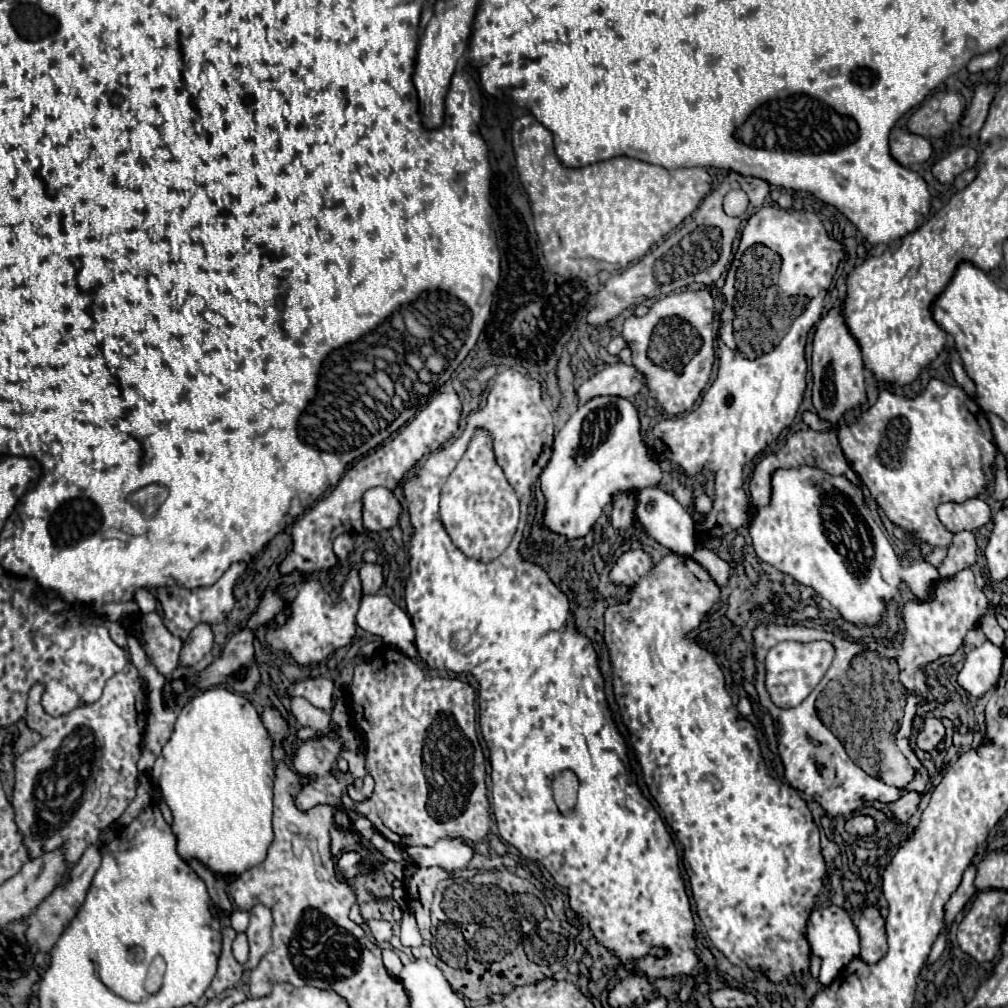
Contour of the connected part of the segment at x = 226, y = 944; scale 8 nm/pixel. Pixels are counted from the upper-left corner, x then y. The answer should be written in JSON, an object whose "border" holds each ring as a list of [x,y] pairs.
{"border":[[[225,927],[223,929],[223,951],[221,951],[221,957],[219,957],[219,969],[217,969],[215,979],[213,979],[211,987],[207,989],[203,1001],[217,997],[221,991],[235,987],[241,981],[245,965],[237,963],[233,959],[233,955],[231,955],[231,943],[233,943],[233,939],[235,939],[233,927]]]}

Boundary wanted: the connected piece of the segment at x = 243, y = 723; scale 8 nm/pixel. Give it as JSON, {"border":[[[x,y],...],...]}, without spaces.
{"border":[[[217,687],[203,691],[183,707],[175,721],[171,739],[163,745],[159,757],[159,761],[163,761],[163,769],[155,779],[155,787],[171,809],[171,831],[177,837],[177,853],[183,861],[189,863],[191,859],[197,859],[209,871],[221,873],[223,877],[231,877],[235,873],[241,875],[265,861],[267,847],[273,841],[271,799],[275,763],[272,751],[271,737],[263,727],[257,709],[243,695]]]}

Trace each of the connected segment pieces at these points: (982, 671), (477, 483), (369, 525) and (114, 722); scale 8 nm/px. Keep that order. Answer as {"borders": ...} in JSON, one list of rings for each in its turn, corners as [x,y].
{"borders":[[[[985,641],[981,647],[969,651],[963,669],[957,675],[959,687],[963,687],[973,697],[981,697],[983,693],[987,693],[1001,675],[1003,657],[1003,649],[993,645],[991,641]]],[[[485,431],[475,433],[469,449],[443,485],[439,517],[453,545],[471,559],[489,563],[511,543],[519,523],[519,501],[513,487],[507,483],[503,469],[495,463],[491,437]]],[[[373,487],[363,495],[363,525],[367,531],[391,529],[399,523],[401,503],[385,487]]],[[[129,663],[123,671],[115,673],[115,677],[111,677],[111,679],[107,681],[107,685],[105,685],[105,689],[103,689],[103,697],[101,697],[97,703],[85,705],[85,707],[77,707],[75,711],[71,711],[69,715],[63,715],[63,717],[51,717],[51,715],[47,715],[47,713],[41,709],[41,703],[39,703],[41,693],[43,693],[43,685],[39,685],[39,683],[33,685],[33,689],[31,689],[31,693],[29,693],[29,703],[27,703],[27,713],[29,713],[29,715],[27,715],[27,727],[33,729],[33,731],[37,731],[37,733],[41,735],[41,741],[39,741],[37,745],[33,745],[31,749],[27,749],[23,755],[19,755],[19,757],[15,759],[15,787],[13,787],[13,801],[11,801],[11,803],[13,803],[13,811],[15,811],[15,823],[17,823],[19,833],[23,835],[23,845],[27,845],[27,851],[29,851],[31,857],[41,857],[45,851],[53,851],[55,847],[65,847],[65,859],[67,859],[69,863],[77,863],[79,857],[81,857],[81,853],[83,853],[89,845],[97,843],[97,835],[99,835],[103,829],[107,829],[107,827],[129,807],[129,803],[135,799],[137,759],[139,759],[139,753],[141,753],[139,745],[141,745],[141,739],[143,739],[143,731],[141,731],[141,727],[139,727],[139,723],[137,723],[137,717],[139,717],[139,713],[145,713],[137,701],[139,701],[139,695],[143,693],[143,677],[141,677],[141,675],[137,673],[137,669]]]]}

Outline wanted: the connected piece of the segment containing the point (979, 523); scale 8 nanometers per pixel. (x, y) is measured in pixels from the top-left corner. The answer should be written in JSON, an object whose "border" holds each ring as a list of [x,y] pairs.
{"border":[[[967,499],[965,503],[943,503],[937,509],[939,521],[949,533],[979,531],[991,519],[991,509],[983,499]]]}

